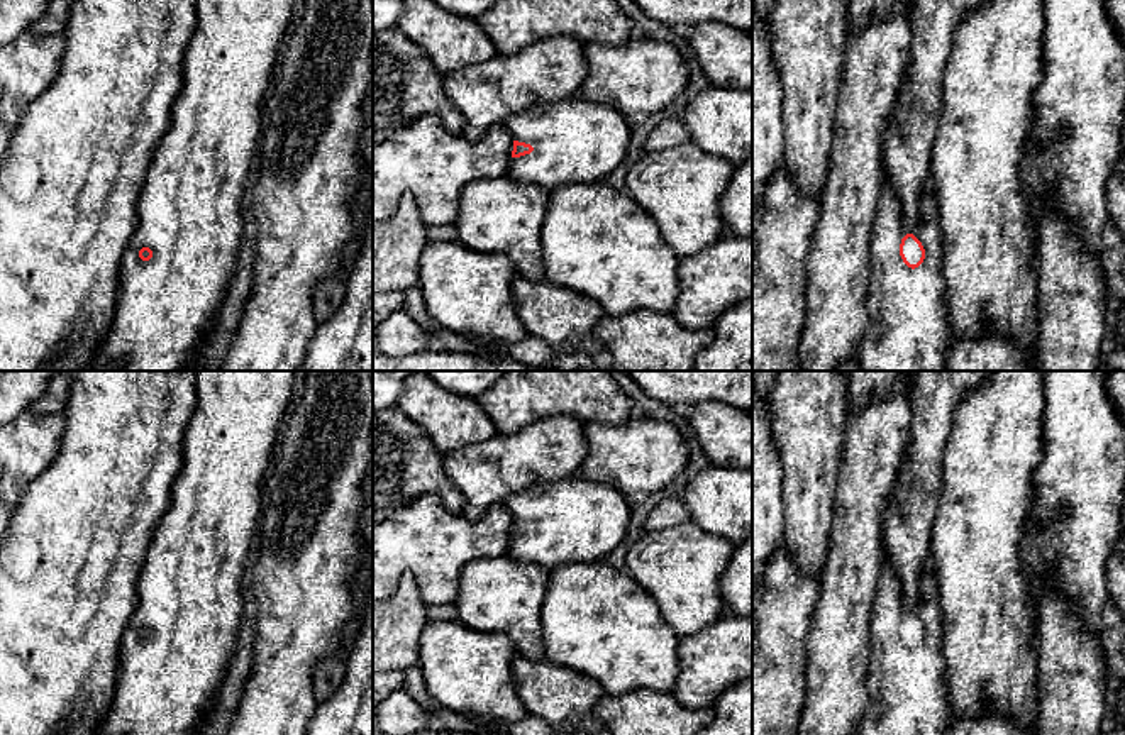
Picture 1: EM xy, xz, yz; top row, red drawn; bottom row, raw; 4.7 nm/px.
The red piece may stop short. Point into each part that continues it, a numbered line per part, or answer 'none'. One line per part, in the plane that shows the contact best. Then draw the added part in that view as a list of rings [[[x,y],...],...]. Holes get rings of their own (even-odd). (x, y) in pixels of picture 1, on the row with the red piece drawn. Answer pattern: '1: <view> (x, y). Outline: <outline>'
1: yz (908, 331). Outline: [[[884,169],[871,230],[871,322],[857,352],[861,371],[945,371],[952,340],[942,262],[944,235],[934,183],[920,198],[918,224],[906,227]],[[906,234],[913,234],[925,249],[925,259],[915,269],[900,256]]]

